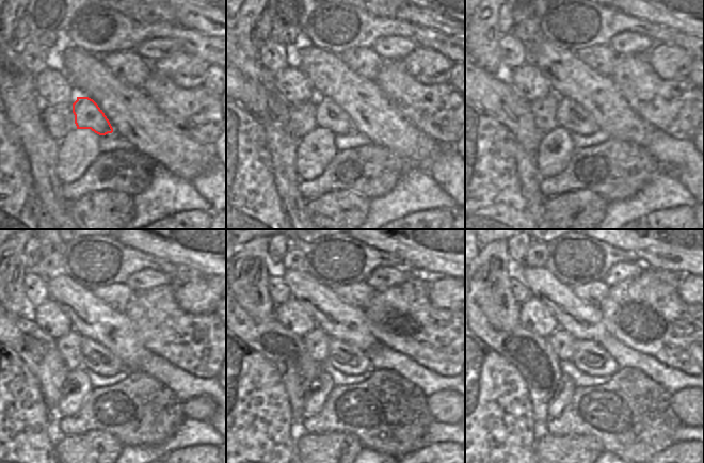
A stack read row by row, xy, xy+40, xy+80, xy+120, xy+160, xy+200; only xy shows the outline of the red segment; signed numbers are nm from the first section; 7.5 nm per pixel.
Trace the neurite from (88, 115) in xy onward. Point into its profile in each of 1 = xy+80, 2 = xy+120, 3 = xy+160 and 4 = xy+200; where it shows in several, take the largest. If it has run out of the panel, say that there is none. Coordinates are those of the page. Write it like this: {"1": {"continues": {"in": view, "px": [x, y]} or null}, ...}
{"1": {"continues": {"in": "xy+80", "px": [572, 116]}}, "2": {"continues": {"in": "xy+120", "px": [96, 357]}}, "3": {"continues": {"in": "xy+160", "px": [347, 358]}}, "4": {"continues": {"in": "xy+200", "px": [590, 357]}}}

